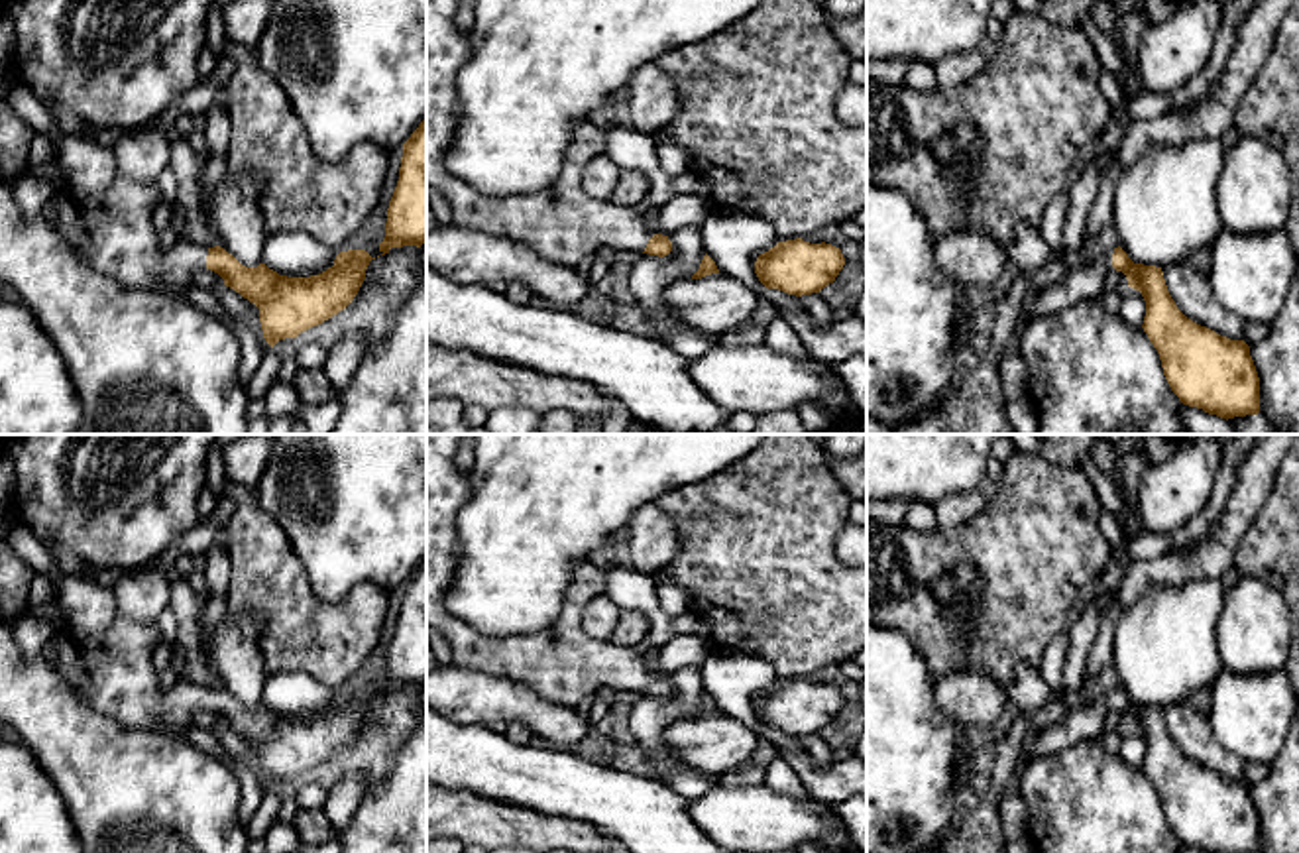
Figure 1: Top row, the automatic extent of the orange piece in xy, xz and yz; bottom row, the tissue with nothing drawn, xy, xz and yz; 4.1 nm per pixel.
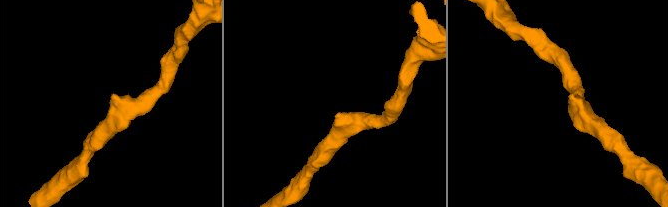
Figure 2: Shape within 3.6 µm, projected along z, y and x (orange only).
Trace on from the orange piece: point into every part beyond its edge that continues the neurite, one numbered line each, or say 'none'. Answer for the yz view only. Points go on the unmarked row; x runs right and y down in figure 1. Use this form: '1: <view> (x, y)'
1: yz (1085, 722)

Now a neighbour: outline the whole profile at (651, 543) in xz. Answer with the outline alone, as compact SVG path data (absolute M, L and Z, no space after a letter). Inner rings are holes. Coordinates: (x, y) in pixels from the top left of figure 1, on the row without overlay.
M652 501L631 515L621 548L629 566L656 574L680 552L680 539L672 519Z

